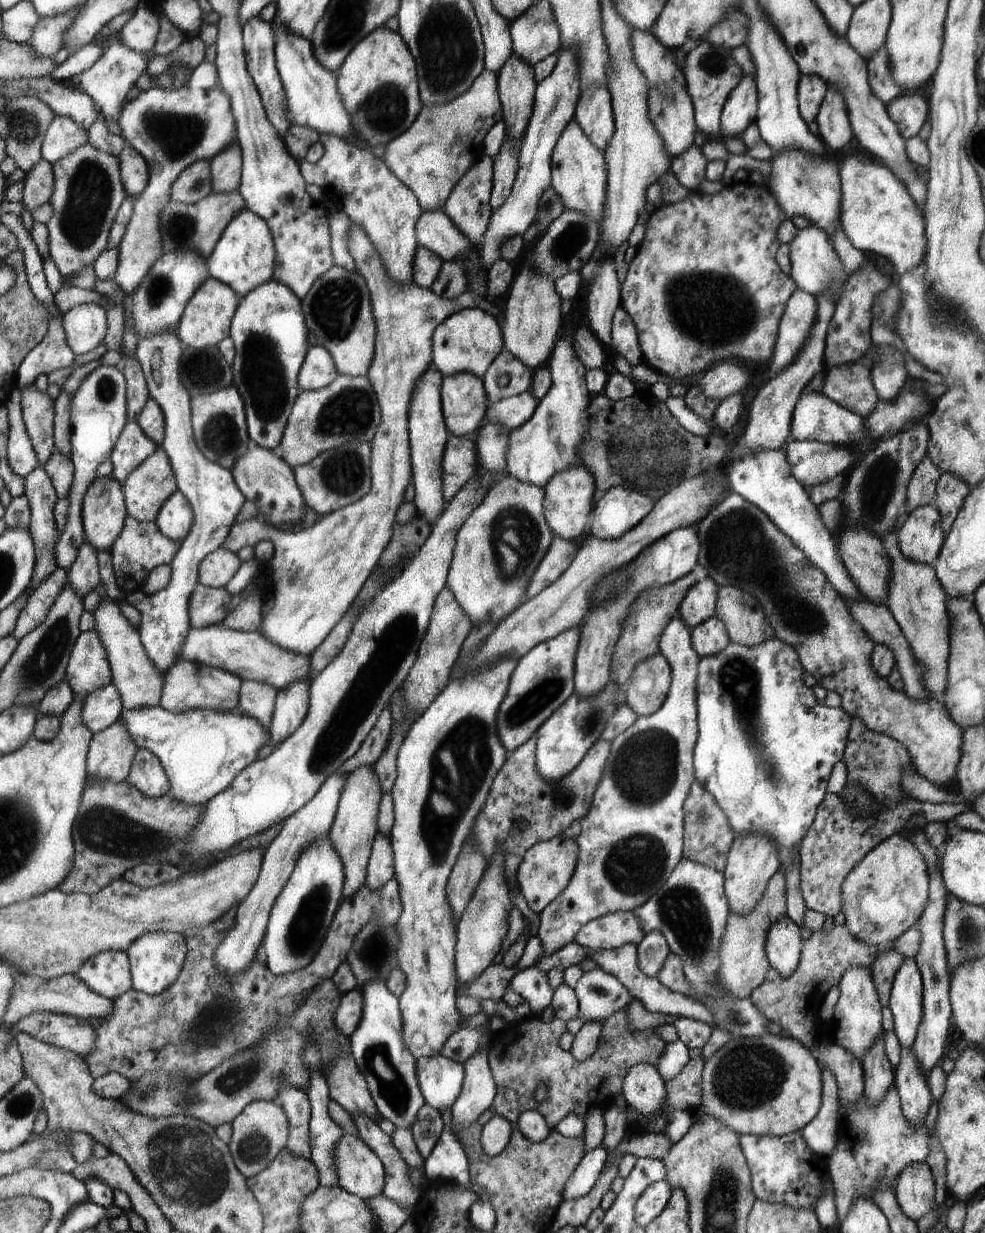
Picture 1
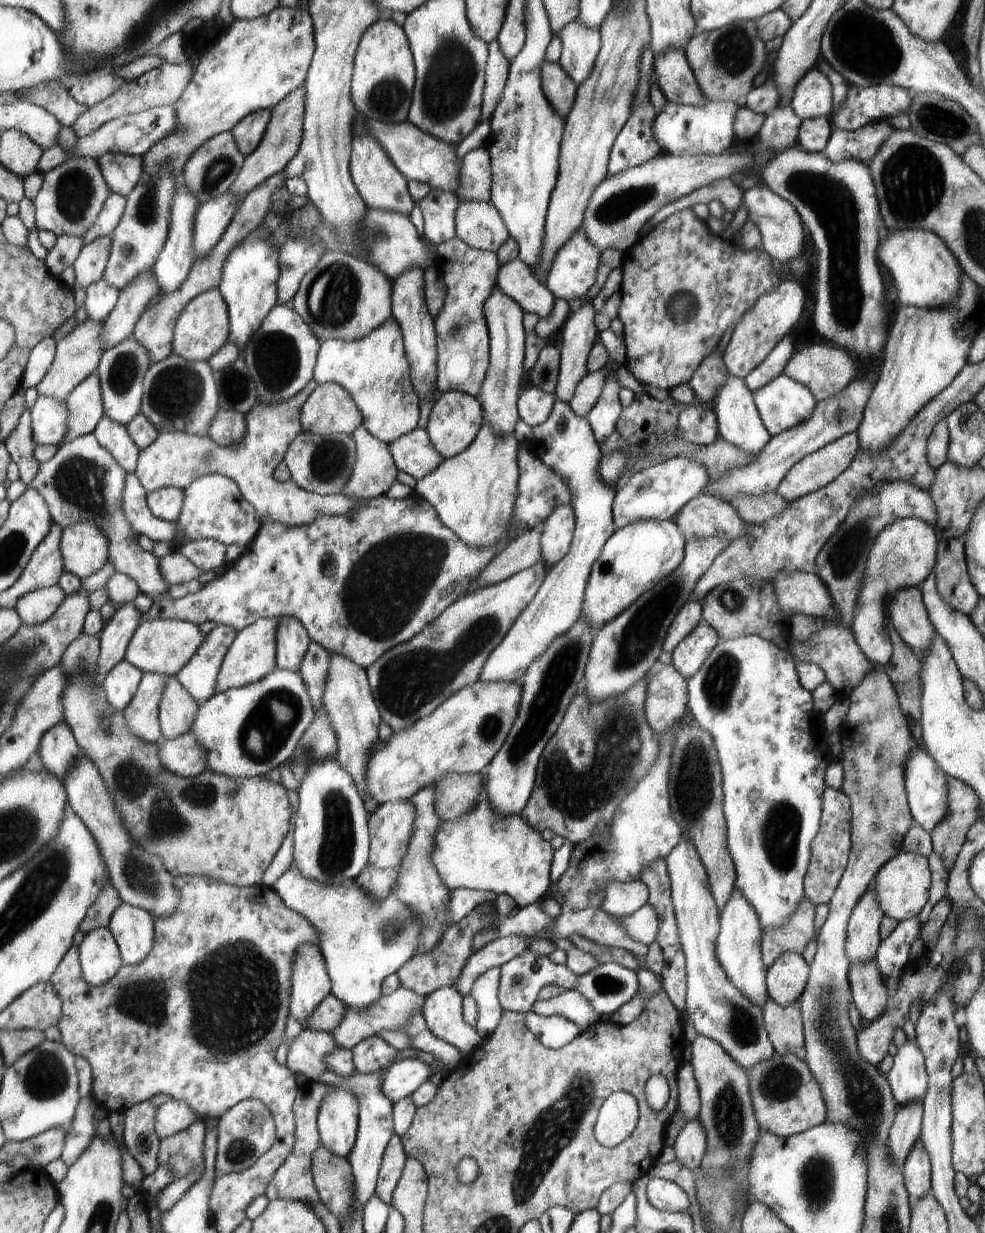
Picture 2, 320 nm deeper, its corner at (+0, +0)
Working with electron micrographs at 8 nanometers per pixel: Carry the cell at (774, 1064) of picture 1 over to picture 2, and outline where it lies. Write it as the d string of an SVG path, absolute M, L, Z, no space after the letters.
M791 1051L780 1055L775 1053L770 1060L762 1060L748 1074L753 1109L756 1113L760 1132L786 1137L796 1135L825 1123L828 1119L828 1106L816 1078L810 1073L809 1065Z

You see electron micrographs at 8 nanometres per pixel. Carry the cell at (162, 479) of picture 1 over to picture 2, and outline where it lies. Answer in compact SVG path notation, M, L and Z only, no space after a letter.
M310 380L307 387L302 388L294 398L284 400L282 404L258 404L246 414L246 438L240 440L238 444L232 446L218 446L214 444L208 436L196 436L196 434L186 434L178 432L166 432L159 434L157 440L154 440L150 447L141 450L140 459L137 461L137 477L144 486L145 491L149 494L160 490L160 488L180 488L184 491L194 480L200 478L202 475L208 474L222 474L228 476L231 480L240 486L242 497L246 502L256 510L256 518L260 522L278 522L284 526L302 526L302 524L312 524L319 516L344 516L354 512L354 508L358 508L360 504L366 504L364 500L354 500L348 498L346 494L340 493L336 495L320 495L316 492L308 492L306 489L300 488L291 479L280 482L276 479L273 473L276 471L285 460L285 454L289 451L290 444L301 433L301 409L304 407L306 400L309 399L310 394L317 388L317 383Z

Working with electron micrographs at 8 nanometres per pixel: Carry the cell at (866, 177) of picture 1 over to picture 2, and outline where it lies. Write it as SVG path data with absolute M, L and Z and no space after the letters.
M904 228L904 230L894 230L894 232L884 229L881 235L882 240L876 250L876 256L892 274L900 304L919 308L940 308L940 306L952 304L958 298L962 269L954 254L937 234L920 228Z

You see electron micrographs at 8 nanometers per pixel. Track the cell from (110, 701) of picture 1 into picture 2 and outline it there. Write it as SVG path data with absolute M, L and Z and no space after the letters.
M125 659L114 666L103 682L102 690L108 704L123 712L136 694L144 674Z

